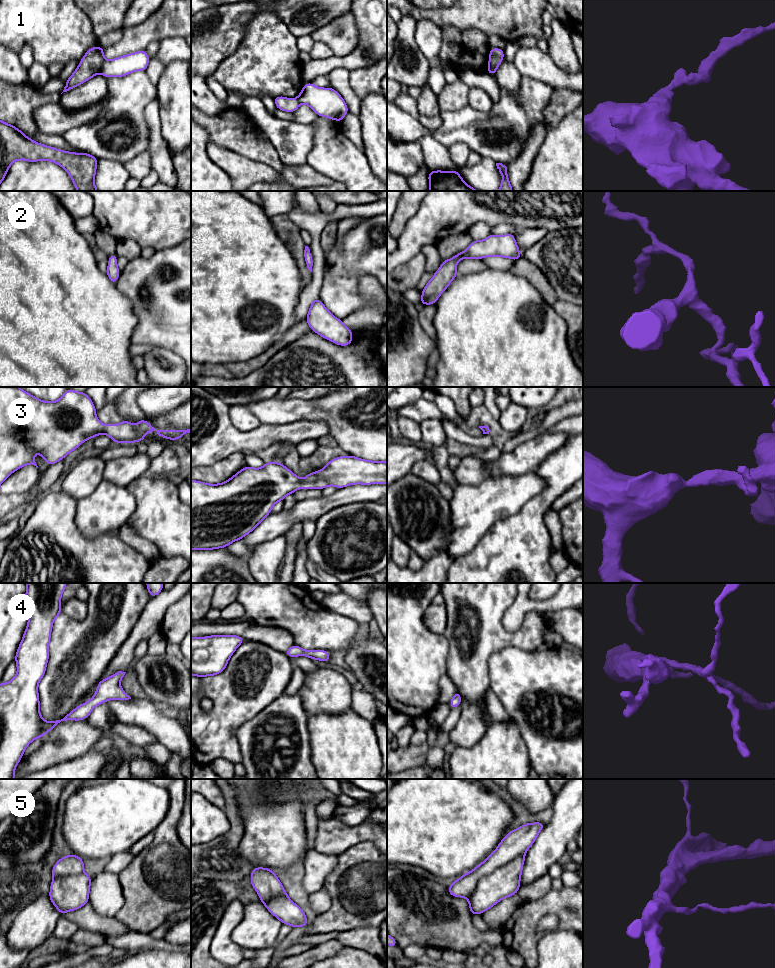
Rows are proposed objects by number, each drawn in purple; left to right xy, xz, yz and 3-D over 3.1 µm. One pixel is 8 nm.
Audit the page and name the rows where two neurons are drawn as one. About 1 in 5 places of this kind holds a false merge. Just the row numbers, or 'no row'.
1

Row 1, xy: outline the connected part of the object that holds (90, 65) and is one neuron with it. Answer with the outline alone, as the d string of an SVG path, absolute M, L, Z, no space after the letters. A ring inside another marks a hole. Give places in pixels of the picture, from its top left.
M99 45L90 48L84 54L76 70L67 79L63 92L67 92L96 76L100 73L104 62L104 49Z

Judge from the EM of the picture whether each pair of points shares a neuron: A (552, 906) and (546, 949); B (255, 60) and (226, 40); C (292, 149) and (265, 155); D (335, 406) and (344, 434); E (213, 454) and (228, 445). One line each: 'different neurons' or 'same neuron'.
A: different neurons
B: different neurons
C: different neurons
D: same neuron
E: same neuron

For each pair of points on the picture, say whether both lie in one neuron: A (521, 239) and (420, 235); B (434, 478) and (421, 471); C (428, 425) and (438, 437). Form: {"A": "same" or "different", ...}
{"A": "different", "B": "same", "C": "same"}

